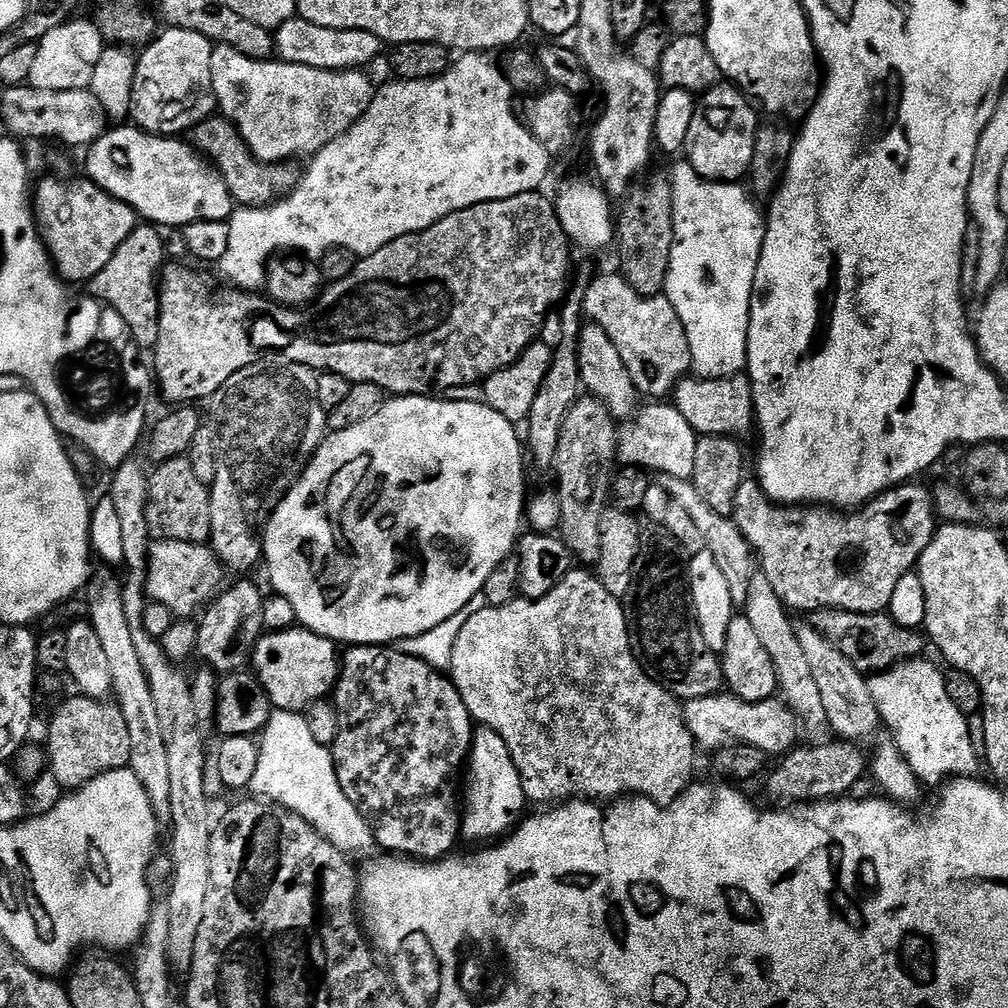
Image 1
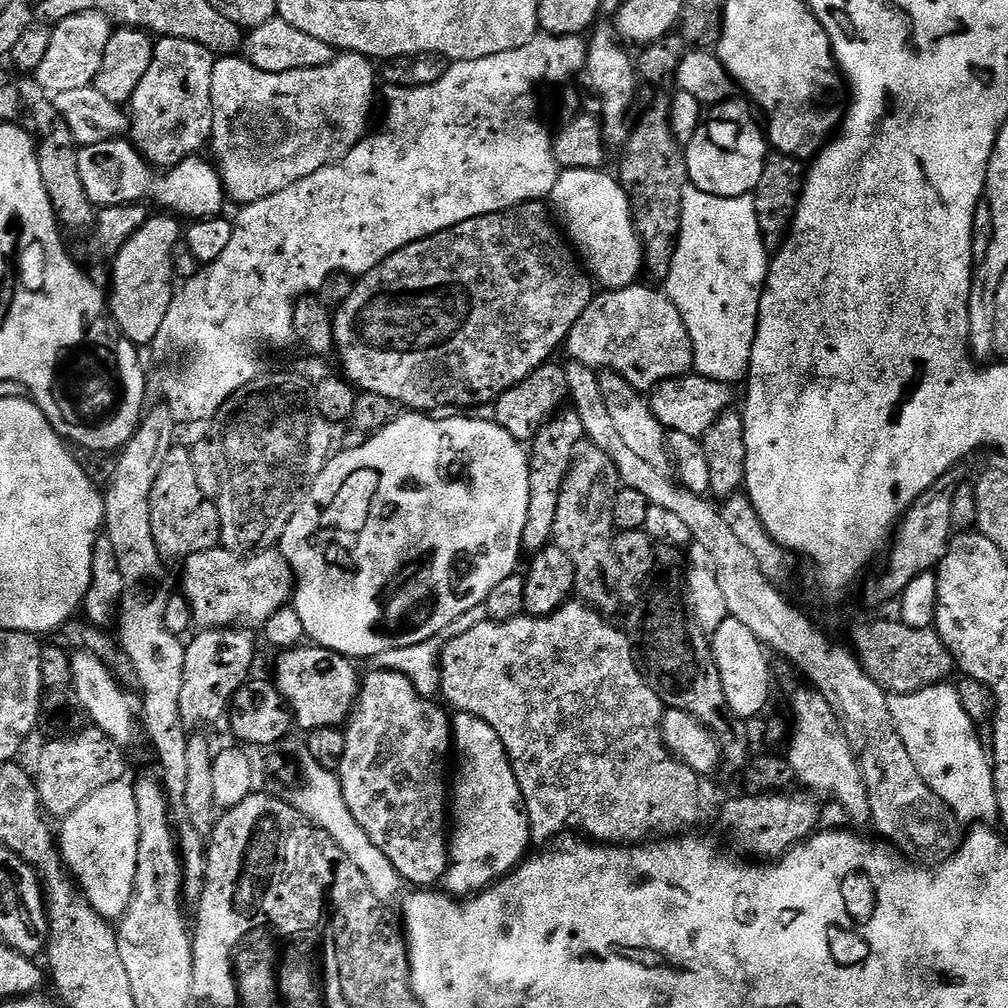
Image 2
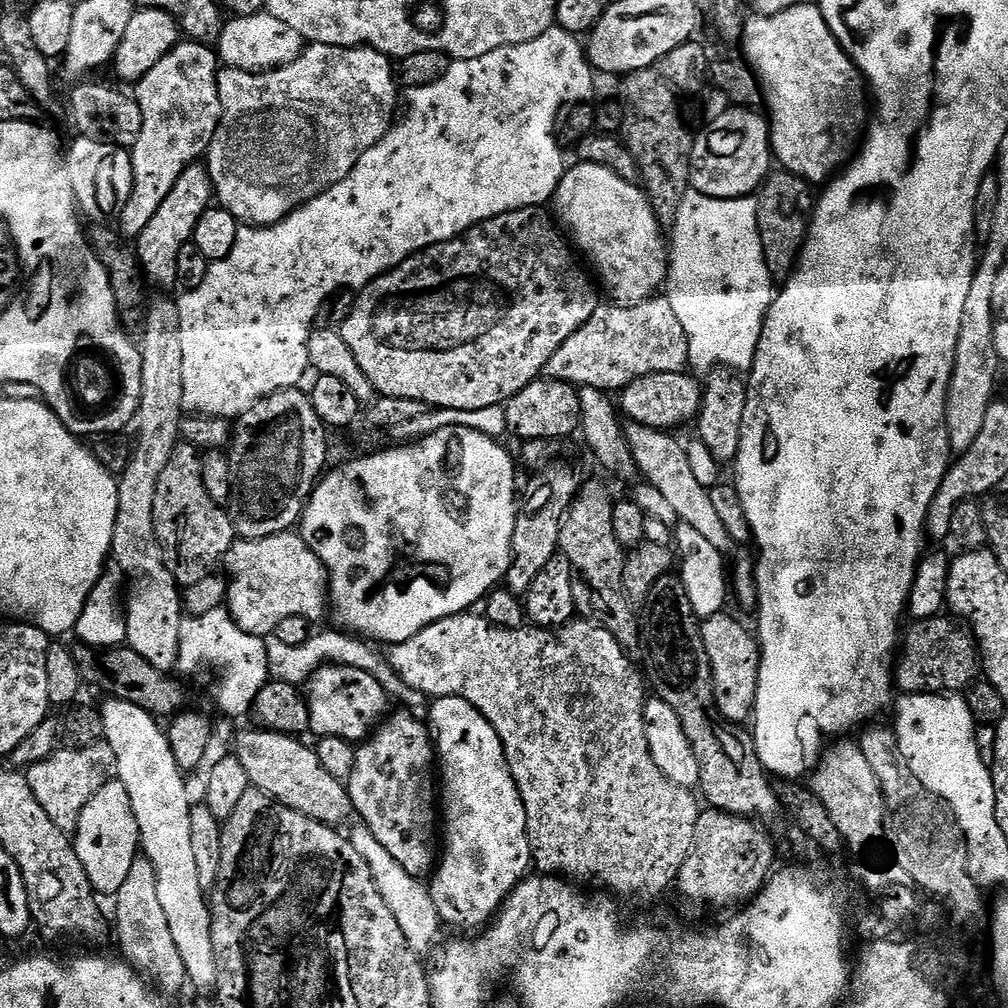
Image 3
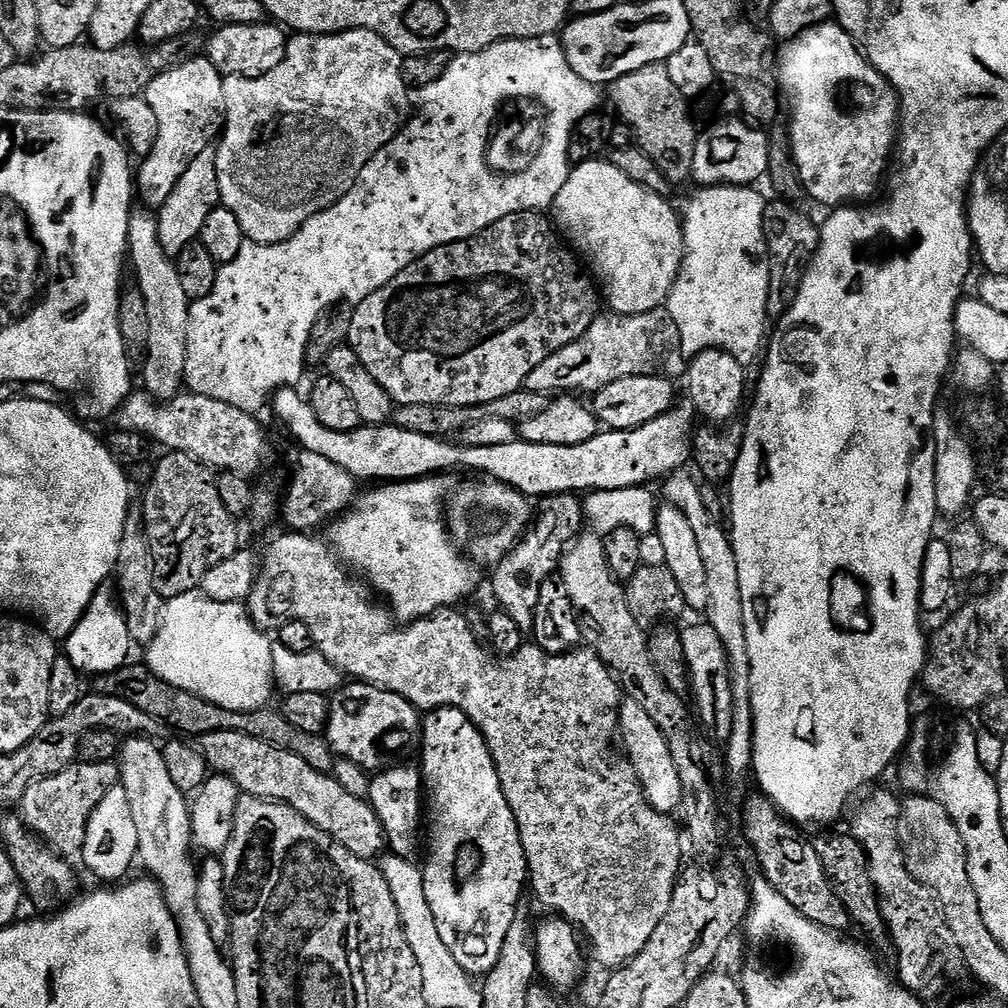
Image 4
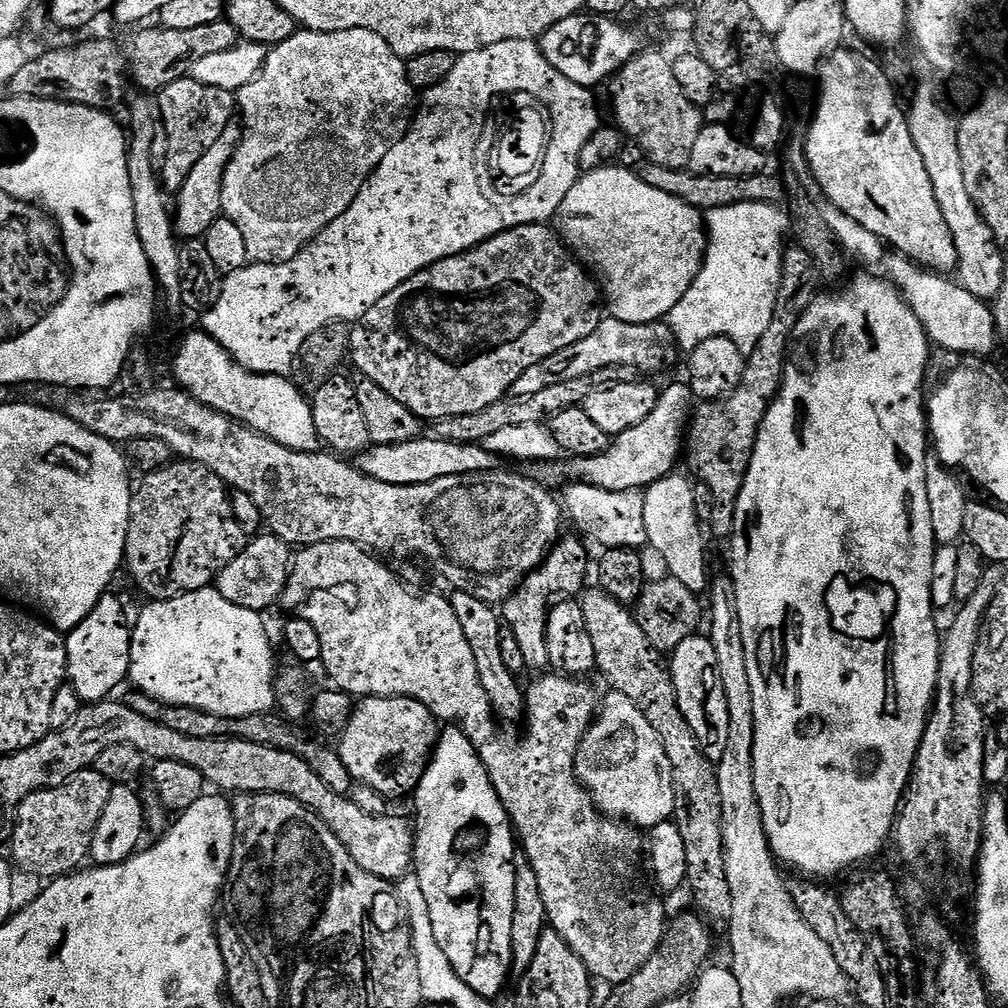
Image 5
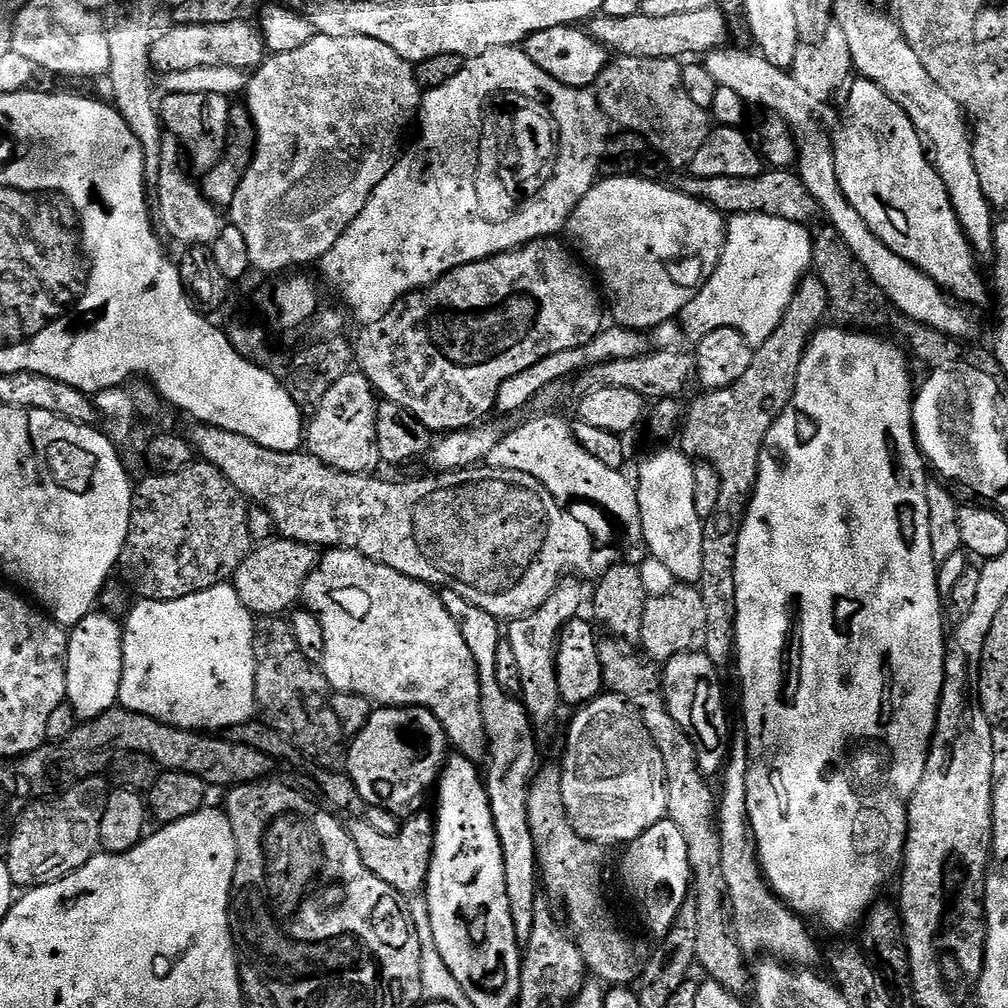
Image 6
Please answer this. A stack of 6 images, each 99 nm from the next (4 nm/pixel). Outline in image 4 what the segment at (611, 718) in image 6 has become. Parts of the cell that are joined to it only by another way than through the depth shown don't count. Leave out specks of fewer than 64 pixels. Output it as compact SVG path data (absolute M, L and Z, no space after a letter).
M625 699L620 706L619 743L624 743L623 755L632 764L636 777L644 788L644 797L655 812L672 814L679 809L684 795L682 782L678 780L678 766L674 766L674 758L670 758L670 746L666 746L666 738L662 738L662 730L654 726L654 718L638 706L638 702Z

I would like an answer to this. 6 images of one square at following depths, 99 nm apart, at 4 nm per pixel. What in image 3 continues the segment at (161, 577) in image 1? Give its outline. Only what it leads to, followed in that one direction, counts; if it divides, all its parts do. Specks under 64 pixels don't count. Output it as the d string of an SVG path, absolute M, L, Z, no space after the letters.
M295 531L279 532L261 540L237 542L232 546L232 551L226 560L227 564L226 608L246 634L265 638L273 635L278 622L283 622L286 618L306 618L309 622L317 622L316 620L323 618L326 601L329 599L326 569Z

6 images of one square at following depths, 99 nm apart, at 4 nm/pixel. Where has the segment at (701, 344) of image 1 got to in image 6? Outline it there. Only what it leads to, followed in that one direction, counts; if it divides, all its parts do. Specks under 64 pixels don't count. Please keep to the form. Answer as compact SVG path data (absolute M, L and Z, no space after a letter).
M742 213L729 215L726 220L724 249L722 258L710 274L710 278L698 291L689 304L680 311L678 323L685 337L699 342L706 334L723 328L733 328L743 334L748 343L759 346L778 330L778 322L786 314L794 298L796 288L812 268L812 232L803 224L795 224L784 218L771 217L770 214Z

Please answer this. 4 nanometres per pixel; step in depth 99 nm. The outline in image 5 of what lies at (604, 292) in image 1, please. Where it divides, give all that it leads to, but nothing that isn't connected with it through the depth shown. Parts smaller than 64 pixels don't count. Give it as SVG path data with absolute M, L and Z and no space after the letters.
M604 318L601 319L598 330L594 330L594 334L582 338L582 342L574 342L574 346L566 346L566 350L558 350L558 354L550 354L550 358L538 362L538 366L530 366L530 370L526 370L526 374L522 374L522 378L518 378L518 382L514 382L511 395L515 398L526 398L539 394L541 390L546 390L546 386L558 386L558 382L582 378L585 374L594 374L598 370L606 370L607 368L630 367L635 368L640 374L664 372L667 368L674 367L679 362L680 356L682 360L682 349L676 343L674 334L667 323L635 324L634 322Z

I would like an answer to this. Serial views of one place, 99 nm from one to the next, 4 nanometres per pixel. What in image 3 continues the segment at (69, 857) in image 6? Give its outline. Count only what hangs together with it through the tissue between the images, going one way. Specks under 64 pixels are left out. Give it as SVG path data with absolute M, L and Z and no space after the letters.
M97 742L82 750L68 750L61 747L38 764L33 764L26 772L28 785L38 800L38 806L46 810L50 822L60 832L75 833L80 821L80 811L88 805L90 798L102 790L116 776L114 750L107 742Z

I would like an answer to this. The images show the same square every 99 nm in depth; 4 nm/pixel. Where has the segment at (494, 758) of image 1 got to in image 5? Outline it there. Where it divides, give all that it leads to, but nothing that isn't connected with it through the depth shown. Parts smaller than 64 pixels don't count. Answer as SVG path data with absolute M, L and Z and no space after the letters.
M448 726L440 733L436 741L436 750L432 754L432 761L428 764L428 770L419 787L414 793L416 799L416 820L414 819L416 846L414 849L414 875L422 886L422 894L426 898L426 907L430 910L430 922L434 925L434 938L438 938L438 946L442 946L442 954L450 958L450 966L474 990L474 994L496 998L496 995L508 984L508 975L513 975L512 943L510 936L514 930L514 878L516 877L516 857L518 855L518 840L514 835L512 821L508 818L508 811L502 806L498 794L488 777L486 766L478 758L470 738L460 728Z

